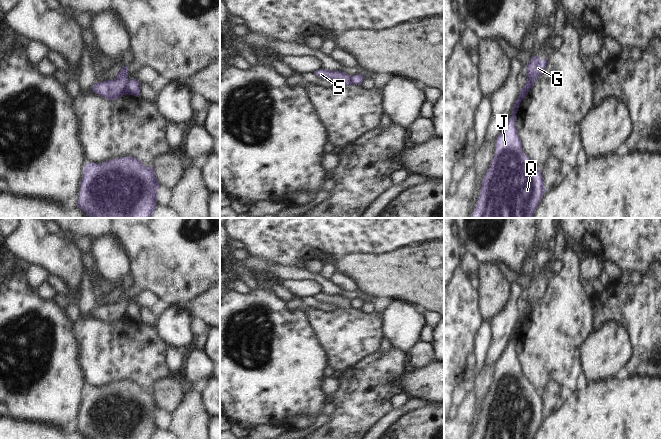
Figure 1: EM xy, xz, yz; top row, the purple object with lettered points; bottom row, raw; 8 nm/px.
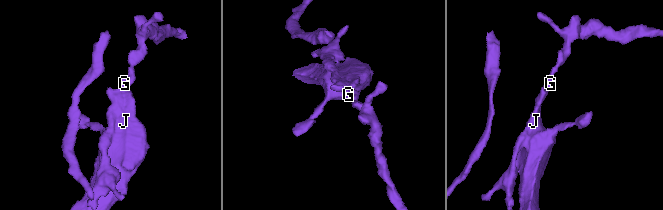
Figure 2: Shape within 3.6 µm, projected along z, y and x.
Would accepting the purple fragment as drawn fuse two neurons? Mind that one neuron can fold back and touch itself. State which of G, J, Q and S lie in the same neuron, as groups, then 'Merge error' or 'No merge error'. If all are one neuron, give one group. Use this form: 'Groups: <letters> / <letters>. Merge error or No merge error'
Groups: G S / J Q. Merge error

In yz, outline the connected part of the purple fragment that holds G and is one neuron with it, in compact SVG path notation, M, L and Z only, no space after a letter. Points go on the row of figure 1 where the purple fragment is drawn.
M533 56L527 65L527 82L535 83L540 77L548 64L548 59L541 60L539 56Z

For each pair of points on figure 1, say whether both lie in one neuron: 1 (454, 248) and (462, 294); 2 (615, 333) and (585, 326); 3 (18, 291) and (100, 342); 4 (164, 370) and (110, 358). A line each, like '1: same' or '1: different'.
1: different
2: different
3: different
4: same

